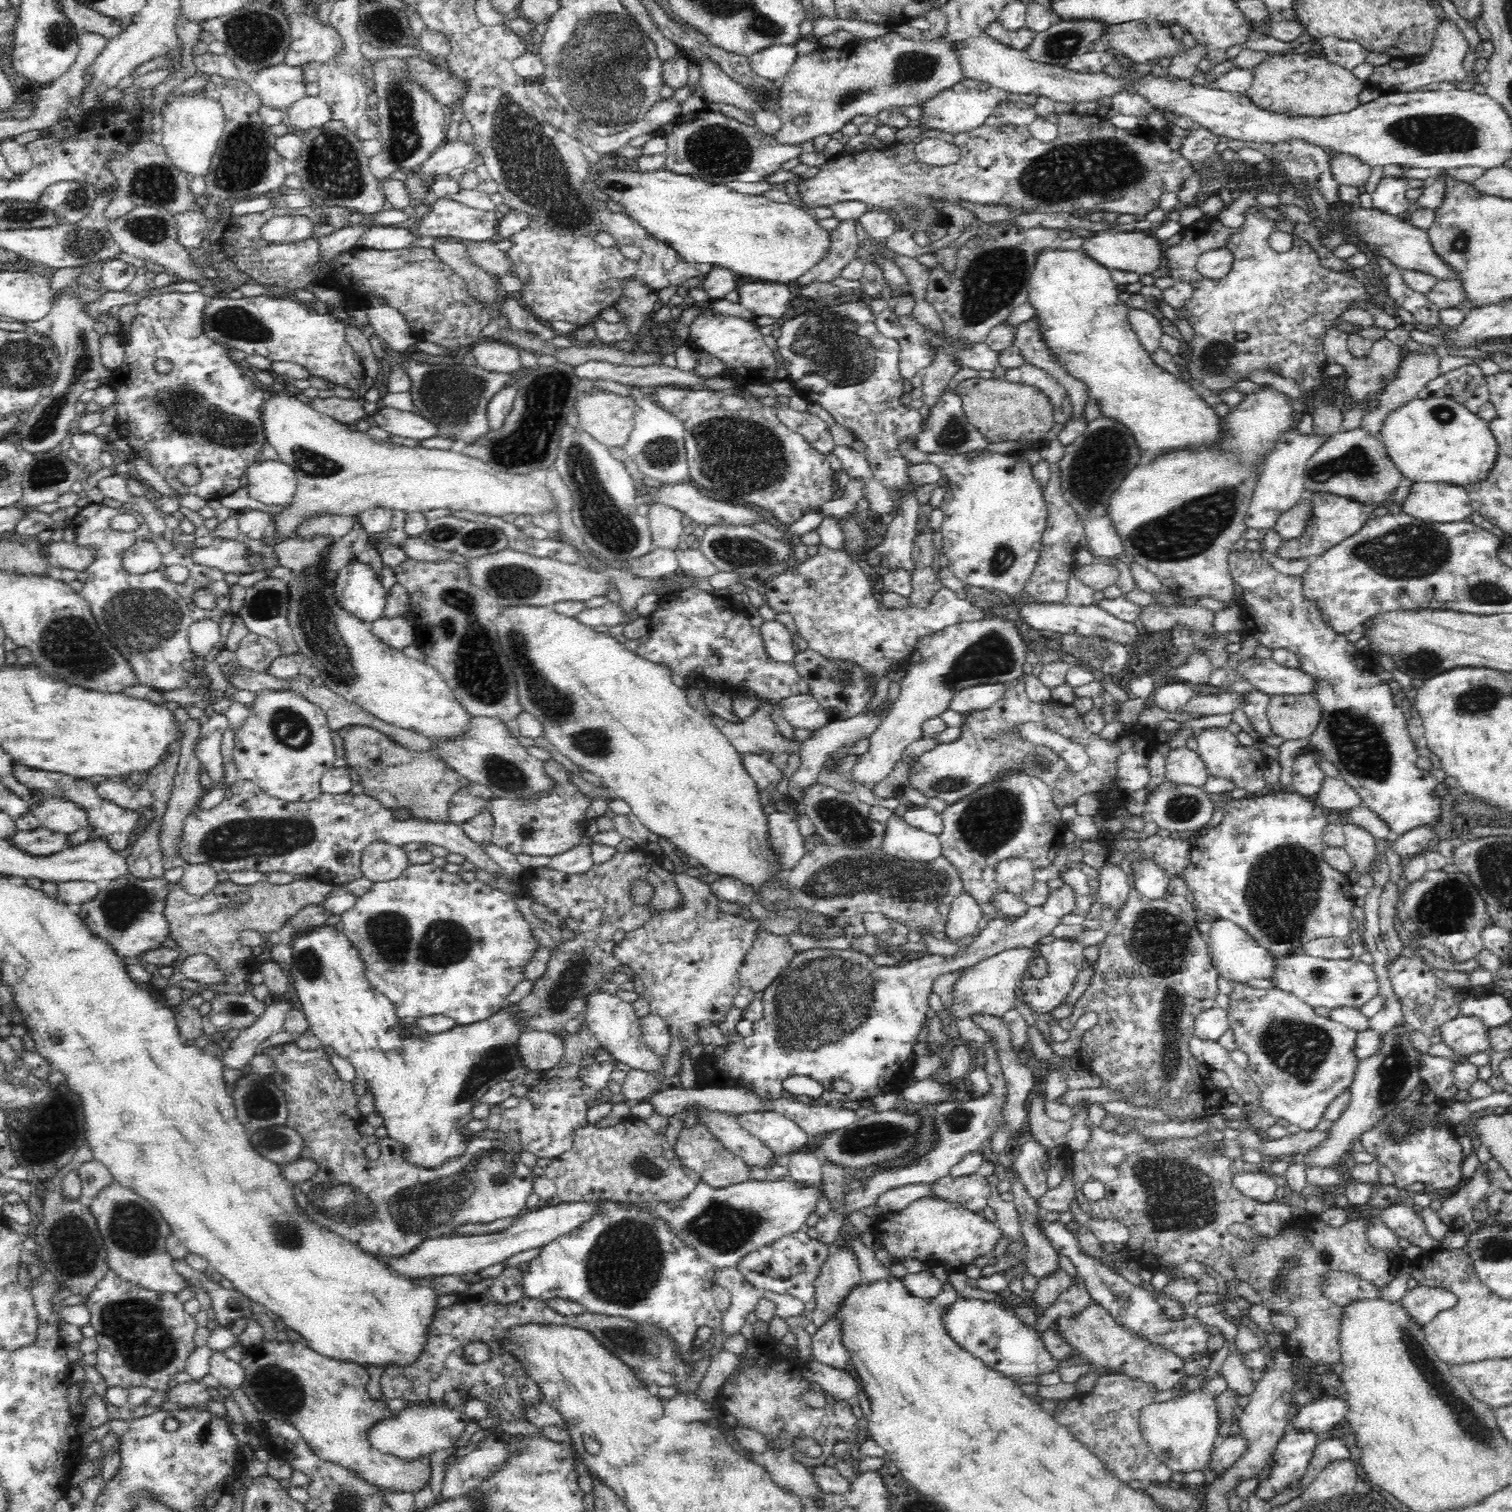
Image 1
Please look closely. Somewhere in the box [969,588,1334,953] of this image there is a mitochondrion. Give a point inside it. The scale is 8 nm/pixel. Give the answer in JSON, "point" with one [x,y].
{"point":[1283,889]}

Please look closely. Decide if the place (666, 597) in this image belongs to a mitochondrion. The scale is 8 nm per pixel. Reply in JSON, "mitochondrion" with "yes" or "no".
{"mitochondrion":"no"}

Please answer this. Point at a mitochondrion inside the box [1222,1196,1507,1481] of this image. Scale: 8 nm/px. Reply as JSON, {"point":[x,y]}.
{"point":[1464,1413]}

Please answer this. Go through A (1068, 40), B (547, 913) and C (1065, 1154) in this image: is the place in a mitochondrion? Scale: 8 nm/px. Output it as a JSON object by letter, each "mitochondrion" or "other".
{"A":"mitochondrion","B":"other","C":"other"}

